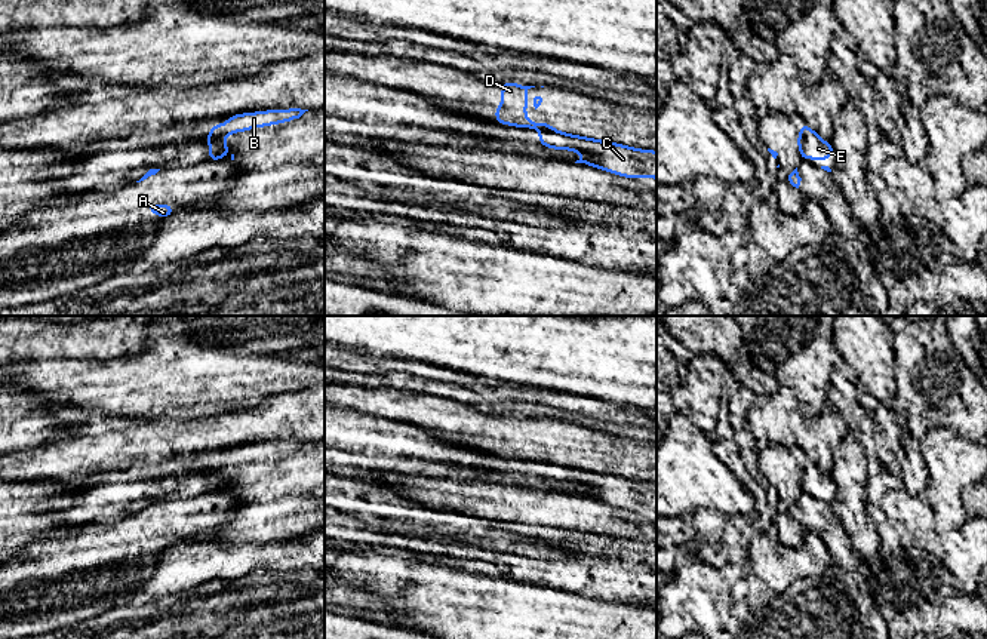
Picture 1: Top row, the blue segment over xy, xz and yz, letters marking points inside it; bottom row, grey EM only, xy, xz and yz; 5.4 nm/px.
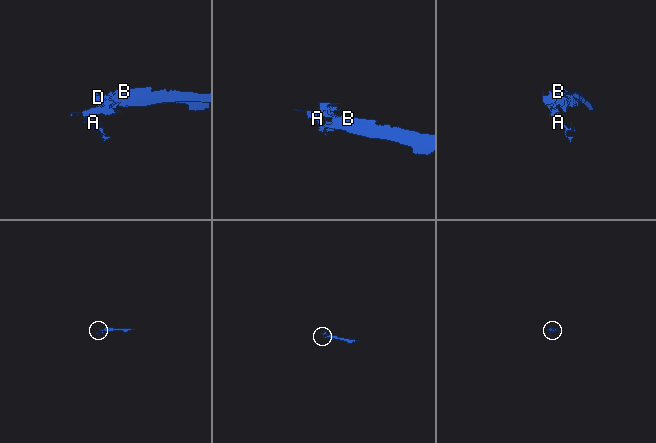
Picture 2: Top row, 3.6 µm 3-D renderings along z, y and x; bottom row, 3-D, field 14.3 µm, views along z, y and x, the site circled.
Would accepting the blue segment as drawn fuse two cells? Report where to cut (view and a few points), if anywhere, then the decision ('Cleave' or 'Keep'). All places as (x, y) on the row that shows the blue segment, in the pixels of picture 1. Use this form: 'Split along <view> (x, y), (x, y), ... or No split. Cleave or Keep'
Split along xz (555, 129), (540, 131). Cleave

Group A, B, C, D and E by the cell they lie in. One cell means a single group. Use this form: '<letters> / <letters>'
A D / B C E

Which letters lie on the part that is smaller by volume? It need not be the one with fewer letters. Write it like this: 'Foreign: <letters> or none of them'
Foreign: A, D

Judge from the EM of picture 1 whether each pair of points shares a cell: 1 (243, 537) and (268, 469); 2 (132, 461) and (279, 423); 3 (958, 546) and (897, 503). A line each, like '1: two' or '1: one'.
1: one
2: one
3: one

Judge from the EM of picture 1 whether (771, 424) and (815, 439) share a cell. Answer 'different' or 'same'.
same

